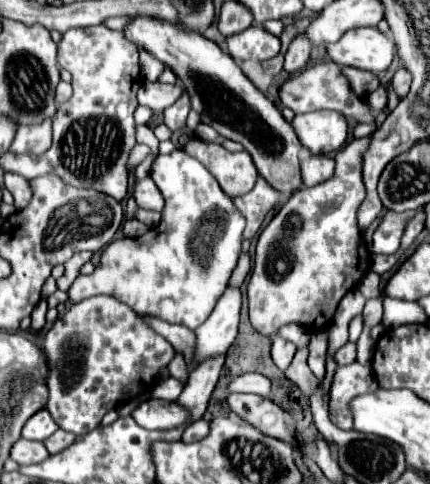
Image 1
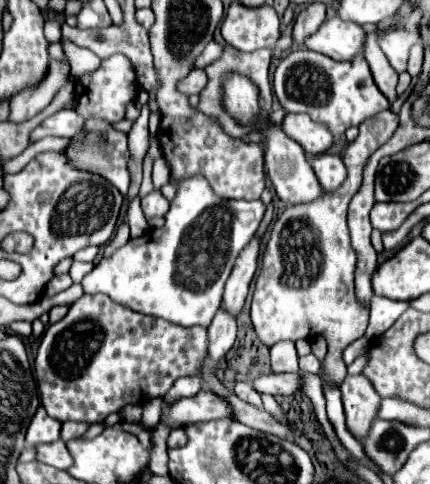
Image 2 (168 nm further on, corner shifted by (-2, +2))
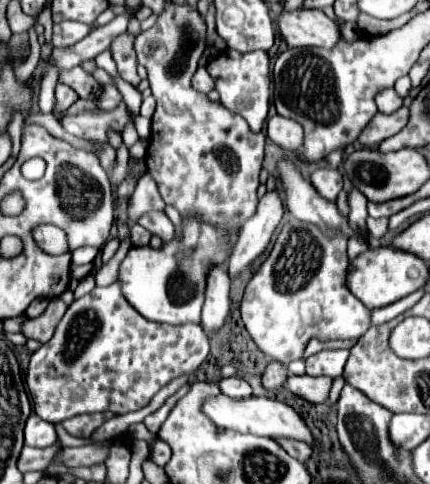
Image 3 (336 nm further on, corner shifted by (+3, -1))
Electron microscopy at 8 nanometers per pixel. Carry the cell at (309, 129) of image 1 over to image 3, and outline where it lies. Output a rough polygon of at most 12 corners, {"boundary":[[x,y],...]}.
{"boundary":[[279,114],[267,120],[267,136],[285,150],[303,148],[303,128]]}

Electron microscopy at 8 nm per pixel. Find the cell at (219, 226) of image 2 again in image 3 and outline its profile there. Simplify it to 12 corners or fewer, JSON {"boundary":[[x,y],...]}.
{"boundary":[[183,216],[161,248],[119,266],[125,300],[153,322],[199,324],[209,270],[239,228]]}

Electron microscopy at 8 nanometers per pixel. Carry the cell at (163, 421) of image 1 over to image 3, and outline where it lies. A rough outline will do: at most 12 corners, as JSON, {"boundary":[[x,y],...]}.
{"boundary":[[225,394],[203,414],[225,430],[313,444],[303,418],[287,404]]}

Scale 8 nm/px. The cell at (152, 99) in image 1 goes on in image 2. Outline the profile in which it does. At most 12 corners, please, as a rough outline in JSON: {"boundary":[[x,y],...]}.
{"boundary":[[192,69],[178,83],[186,95],[200,93],[208,83],[204,69]]}

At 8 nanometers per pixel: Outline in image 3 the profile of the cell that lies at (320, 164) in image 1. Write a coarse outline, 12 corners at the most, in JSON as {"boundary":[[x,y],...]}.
{"boundary":[[321,168],[311,174],[317,192],[335,200],[343,188],[339,170]]}

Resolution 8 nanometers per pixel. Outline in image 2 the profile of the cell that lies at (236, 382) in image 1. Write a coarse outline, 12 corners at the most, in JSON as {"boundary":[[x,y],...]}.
{"boundary":[[300,373],[262,375],[252,383],[260,393],[300,393]]}

